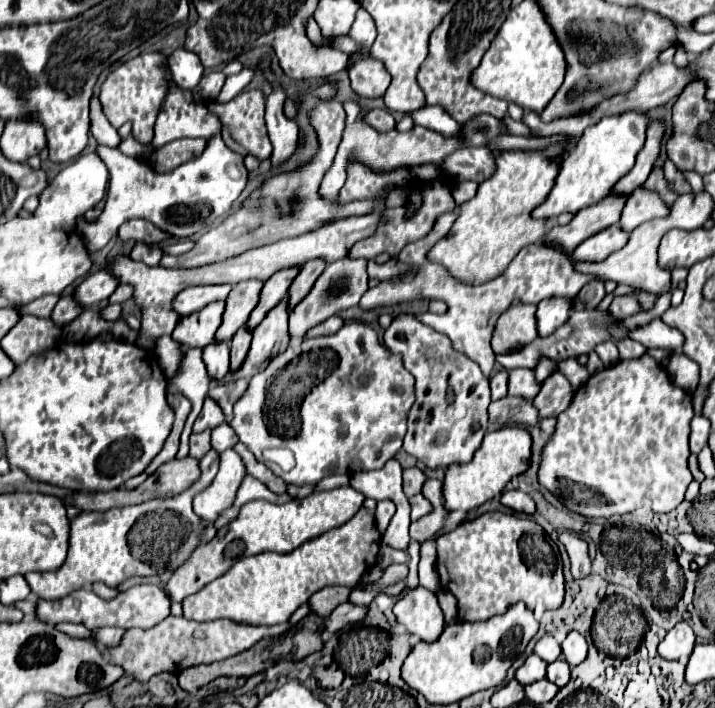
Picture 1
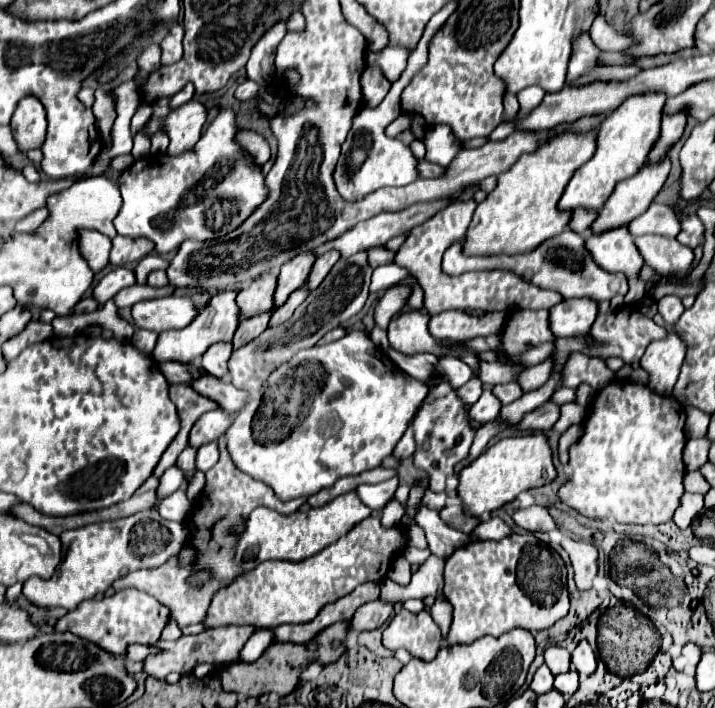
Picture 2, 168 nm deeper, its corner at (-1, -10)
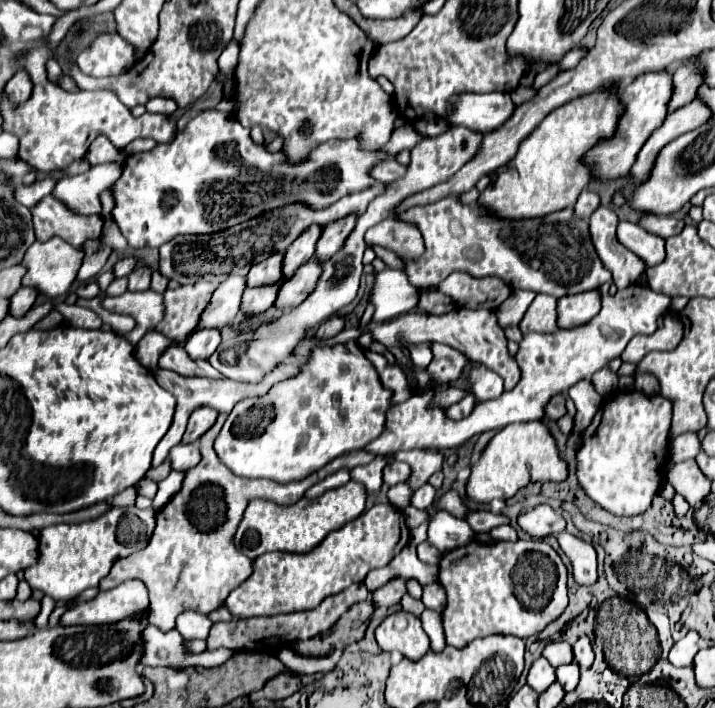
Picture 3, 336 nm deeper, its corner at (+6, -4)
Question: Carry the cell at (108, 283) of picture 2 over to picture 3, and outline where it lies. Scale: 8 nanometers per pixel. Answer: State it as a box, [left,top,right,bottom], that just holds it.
[112,256,136,278]

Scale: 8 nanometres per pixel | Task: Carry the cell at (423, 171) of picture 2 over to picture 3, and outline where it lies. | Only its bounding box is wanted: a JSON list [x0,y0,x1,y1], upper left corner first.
[370,160,406,182]

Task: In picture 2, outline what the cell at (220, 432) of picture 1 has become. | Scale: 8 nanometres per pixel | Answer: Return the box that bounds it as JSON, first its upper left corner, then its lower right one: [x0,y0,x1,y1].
[195,442,217,472]

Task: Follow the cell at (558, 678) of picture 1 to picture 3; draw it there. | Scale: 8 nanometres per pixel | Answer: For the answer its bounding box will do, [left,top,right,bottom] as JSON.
[556,662,580,692]

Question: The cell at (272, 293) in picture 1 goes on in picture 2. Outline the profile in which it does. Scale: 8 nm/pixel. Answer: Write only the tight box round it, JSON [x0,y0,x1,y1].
[275,250,317,308]

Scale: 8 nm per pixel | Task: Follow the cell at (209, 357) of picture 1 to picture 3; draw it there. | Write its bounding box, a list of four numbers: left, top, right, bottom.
[184,330,220,358]

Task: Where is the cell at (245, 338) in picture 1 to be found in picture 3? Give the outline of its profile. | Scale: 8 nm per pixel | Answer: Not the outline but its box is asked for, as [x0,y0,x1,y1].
[240,284,278,314]

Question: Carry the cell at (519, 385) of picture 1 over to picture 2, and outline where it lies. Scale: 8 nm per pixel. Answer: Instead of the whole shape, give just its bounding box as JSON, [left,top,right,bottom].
[493,382,523,404]

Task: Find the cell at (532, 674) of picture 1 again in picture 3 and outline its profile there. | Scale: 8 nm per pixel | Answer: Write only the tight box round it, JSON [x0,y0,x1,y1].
[528,658,556,692]

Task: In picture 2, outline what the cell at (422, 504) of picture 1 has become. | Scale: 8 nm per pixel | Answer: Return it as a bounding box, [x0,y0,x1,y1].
[415,506,471,560]

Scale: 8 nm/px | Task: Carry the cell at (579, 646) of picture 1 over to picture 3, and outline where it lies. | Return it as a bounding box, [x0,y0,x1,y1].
[572,636,594,670]

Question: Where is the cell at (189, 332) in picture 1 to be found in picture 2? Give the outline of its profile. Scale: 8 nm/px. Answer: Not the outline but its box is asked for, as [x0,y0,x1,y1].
[153,290,239,364]

